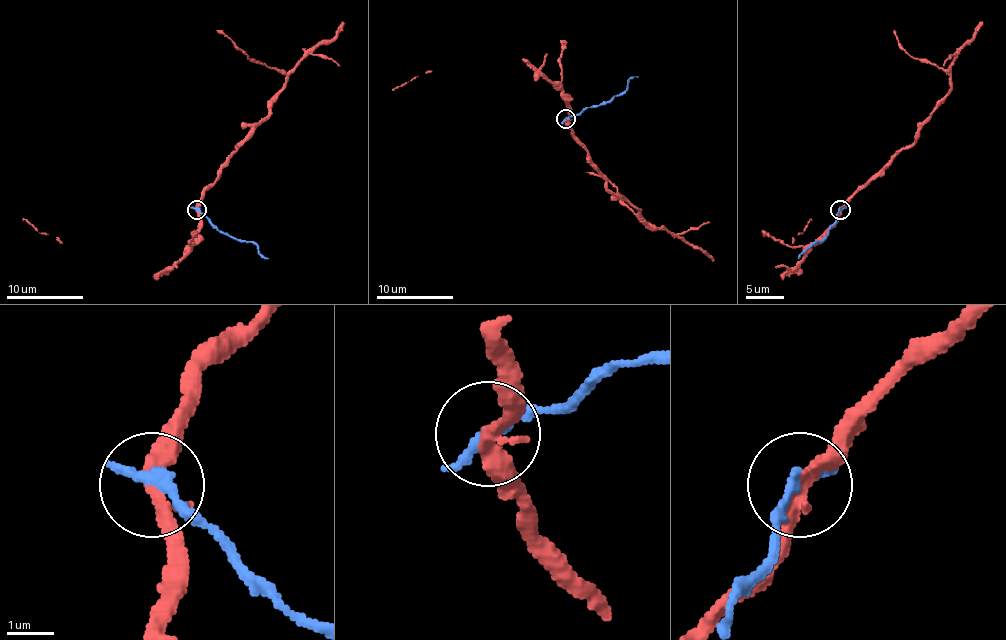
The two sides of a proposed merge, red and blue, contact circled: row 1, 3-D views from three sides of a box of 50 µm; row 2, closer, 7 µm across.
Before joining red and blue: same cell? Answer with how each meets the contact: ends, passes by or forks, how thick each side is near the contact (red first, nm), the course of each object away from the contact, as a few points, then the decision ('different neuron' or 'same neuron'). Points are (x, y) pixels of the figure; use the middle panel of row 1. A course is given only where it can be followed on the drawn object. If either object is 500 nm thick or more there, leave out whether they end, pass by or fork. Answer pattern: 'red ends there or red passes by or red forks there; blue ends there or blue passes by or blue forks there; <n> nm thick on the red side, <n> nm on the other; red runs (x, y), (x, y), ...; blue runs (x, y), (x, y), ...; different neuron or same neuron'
red passes by; blue ends there; 320 nm thick on the red side, 320 nm on the other; red runs (566, 118), (605, 185), (624, 196), (652, 229), (618, 191), (585, 172); blue runs (566, 118), (610, 101), (637, 76); different neuron

